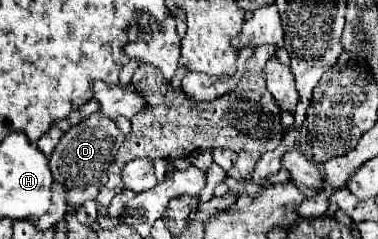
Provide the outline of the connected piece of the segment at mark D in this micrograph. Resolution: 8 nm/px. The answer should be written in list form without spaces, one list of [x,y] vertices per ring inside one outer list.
[[[94,114],[64,132],[58,146],[54,148],[54,154],[50,156],[50,168],[54,174],[54,182],[64,184],[70,190],[66,198],[68,206],[82,206],[84,200],[96,198],[98,190],[108,182],[108,166],[114,162],[114,156],[122,142],[124,134],[118,130],[114,120],[102,114]]]

